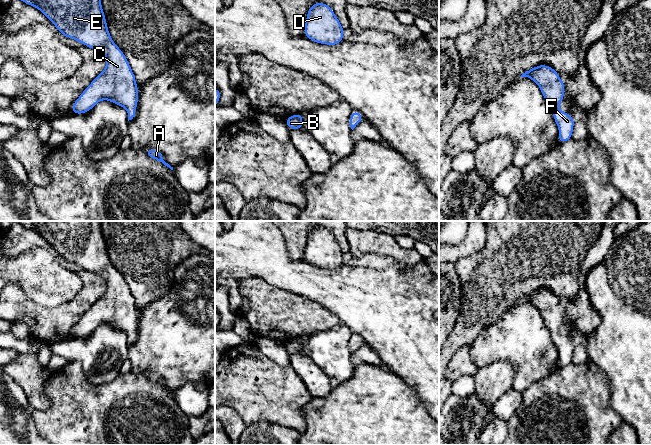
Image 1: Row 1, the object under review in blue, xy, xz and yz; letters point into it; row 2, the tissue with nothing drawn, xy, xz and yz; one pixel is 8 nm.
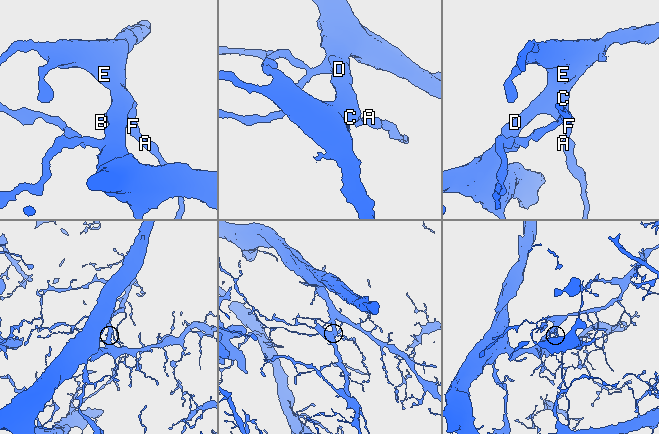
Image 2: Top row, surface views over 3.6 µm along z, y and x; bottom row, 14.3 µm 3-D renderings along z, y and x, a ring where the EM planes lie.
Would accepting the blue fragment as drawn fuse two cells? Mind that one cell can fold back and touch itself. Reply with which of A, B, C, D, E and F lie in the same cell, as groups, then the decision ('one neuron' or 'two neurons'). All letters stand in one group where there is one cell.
A B C D E F | one neuron

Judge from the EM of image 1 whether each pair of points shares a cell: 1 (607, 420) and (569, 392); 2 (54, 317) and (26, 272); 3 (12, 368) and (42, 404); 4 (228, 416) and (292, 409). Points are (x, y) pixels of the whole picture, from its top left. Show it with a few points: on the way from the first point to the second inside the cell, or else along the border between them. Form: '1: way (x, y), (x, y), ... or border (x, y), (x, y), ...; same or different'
1: way (598, 418), (578, 398); same
2: border (28, 298), (49, 308), (55, 308), (71, 300); different
3: way (21, 377), (34, 390), (36, 395); same
4: border (225, 405), (233, 408), (247, 425); different

